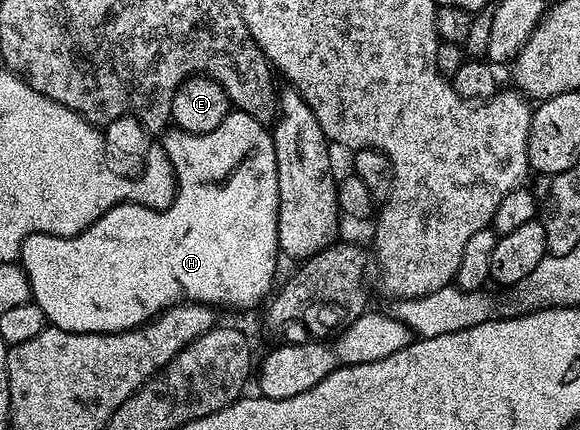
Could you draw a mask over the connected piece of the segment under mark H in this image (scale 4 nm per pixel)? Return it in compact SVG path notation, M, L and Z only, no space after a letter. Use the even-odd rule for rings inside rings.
M233 110L210 133L187 133L173 126L164 133L164 136L163 147L173 167L173 173L177 176L177 196L169 208L157 212L154 208L145 208L141 204L120 204L107 210L103 218L99 218L94 224L87 226L87 230L79 234L52 236L36 232L28 236L21 244L19 263L29 279L32 303L37 304L39 310L43 310L46 321L52 327L62 328L68 332L128 332L140 328L142 324L150 323L168 308L174 308L177 304L188 302L210 306L226 304L229 308L253 308L261 299L264 301L270 295L274 287L273 279L277 276L277 256L279 257L277 246L279 174L275 170L275 146L272 131L255 118L251 118L251 114Z

